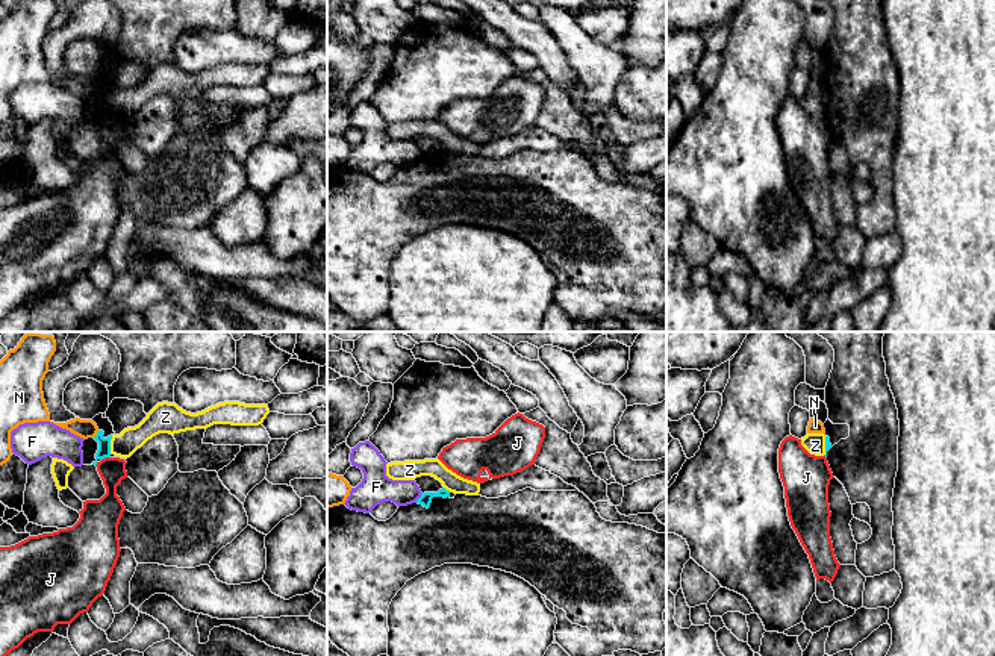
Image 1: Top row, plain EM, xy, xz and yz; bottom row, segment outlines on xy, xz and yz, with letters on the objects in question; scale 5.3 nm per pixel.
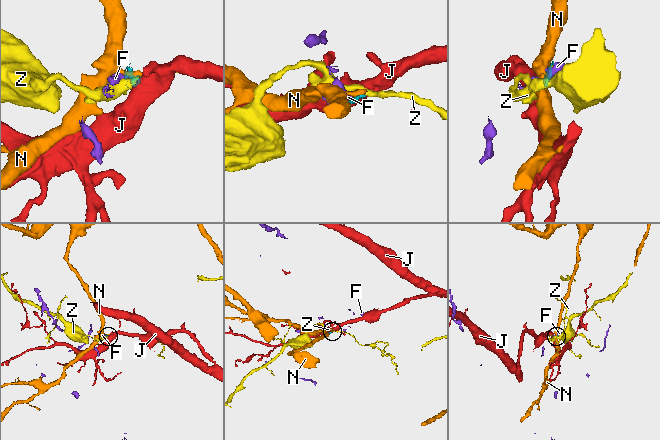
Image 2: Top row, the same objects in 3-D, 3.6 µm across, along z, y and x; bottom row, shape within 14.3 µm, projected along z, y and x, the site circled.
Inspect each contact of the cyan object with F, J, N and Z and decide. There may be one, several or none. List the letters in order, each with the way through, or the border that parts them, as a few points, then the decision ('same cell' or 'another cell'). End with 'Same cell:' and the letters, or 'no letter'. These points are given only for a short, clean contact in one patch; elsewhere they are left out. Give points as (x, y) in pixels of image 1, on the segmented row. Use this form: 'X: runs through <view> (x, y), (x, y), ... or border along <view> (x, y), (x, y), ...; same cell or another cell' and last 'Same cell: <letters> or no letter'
F: border along xz (421, 493), (415, 502); another cell
J: border along xy (109, 456), (102, 459); another cell
N: border along xy (99, 431), (93, 437); another cell
Z: border along xy (112, 435), (109, 453); another cell
Same cell: no letter

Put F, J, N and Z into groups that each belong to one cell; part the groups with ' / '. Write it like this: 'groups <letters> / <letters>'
groups F / J / N / Z

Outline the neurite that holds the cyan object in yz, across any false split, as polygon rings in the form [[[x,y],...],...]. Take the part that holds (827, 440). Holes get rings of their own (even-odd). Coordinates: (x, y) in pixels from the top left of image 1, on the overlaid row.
[[[816,332],[834,350],[833,370],[825,386],[828,418],[825,429],[825,458],[845,488],[851,504],[866,503],[871,509],[872,535],[857,544],[856,567],[865,577],[895,570],[892,539],[892,497],[898,471],[900,420],[883,358],[884,332]]]

